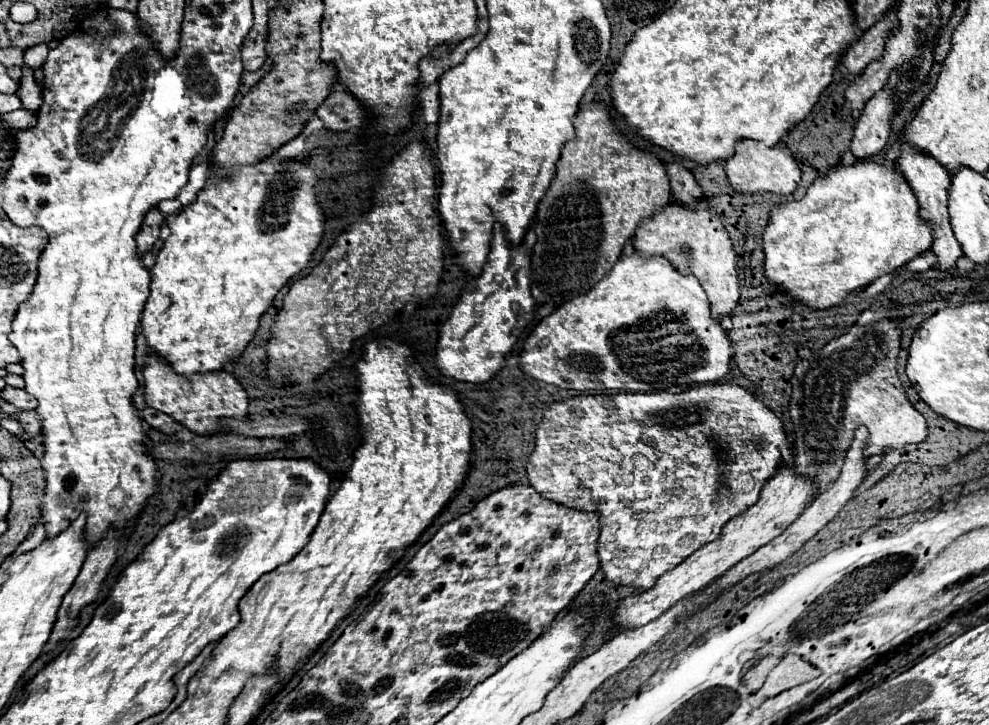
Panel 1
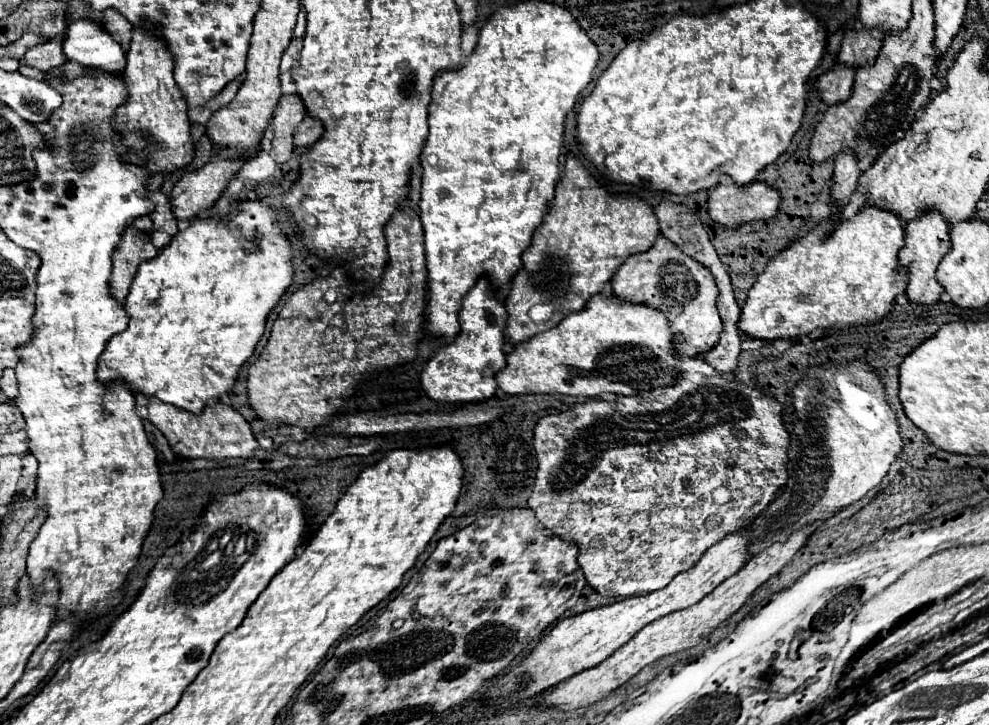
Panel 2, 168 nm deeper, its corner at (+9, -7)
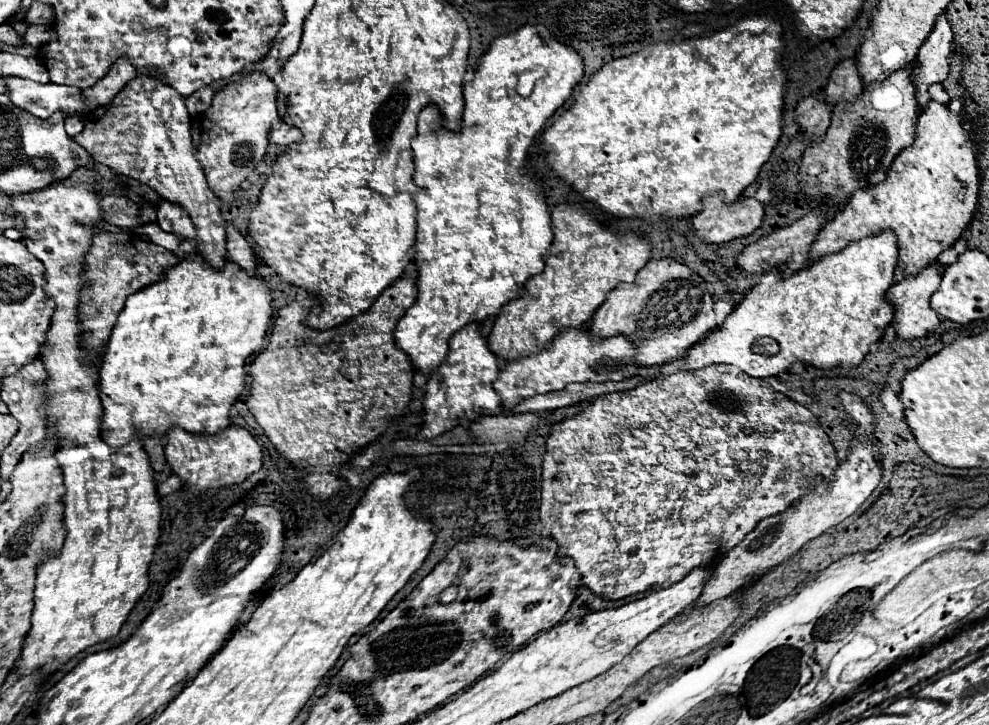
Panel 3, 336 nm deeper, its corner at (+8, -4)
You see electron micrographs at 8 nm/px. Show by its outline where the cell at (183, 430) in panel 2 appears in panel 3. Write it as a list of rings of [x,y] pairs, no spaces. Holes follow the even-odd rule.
[[[174,426],[164,434],[166,460],[174,474],[178,474],[192,494],[200,494],[206,488],[232,486],[244,482],[250,474],[262,468],[262,448],[254,436],[240,426],[228,426],[220,434],[192,434]]]

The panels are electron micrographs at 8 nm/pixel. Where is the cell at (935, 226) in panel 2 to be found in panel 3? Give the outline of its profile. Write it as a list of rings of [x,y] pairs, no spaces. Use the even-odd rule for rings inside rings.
[[[936,260],[936,262],[930,262],[926,264],[918,274],[914,276],[904,276],[900,278],[898,282],[894,282],[888,290],[888,300],[894,302],[896,306],[896,312],[894,312],[894,328],[896,332],[904,338],[904,340],[912,340],[912,338],[920,338],[920,336],[928,336],[940,322],[938,314],[932,310],[930,306],[930,298],[932,294],[938,290],[940,286],[940,274],[938,274],[938,268],[942,268],[942,264]]]

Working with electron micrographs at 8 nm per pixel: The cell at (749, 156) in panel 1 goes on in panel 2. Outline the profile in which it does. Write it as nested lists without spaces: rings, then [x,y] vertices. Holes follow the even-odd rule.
[[[725,179],[725,181],[721,181],[717,187],[713,187],[709,191],[707,211],[709,211],[709,217],[717,225],[723,225],[725,229],[737,229],[743,223],[771,219],[777,213],[777,209],[779,209],[779,201],[781,201],[781,195],[775,189],[771,189],[765,183],[761,183],[761,181],[749,183],[745,187],[737,187],[733,181]]]

